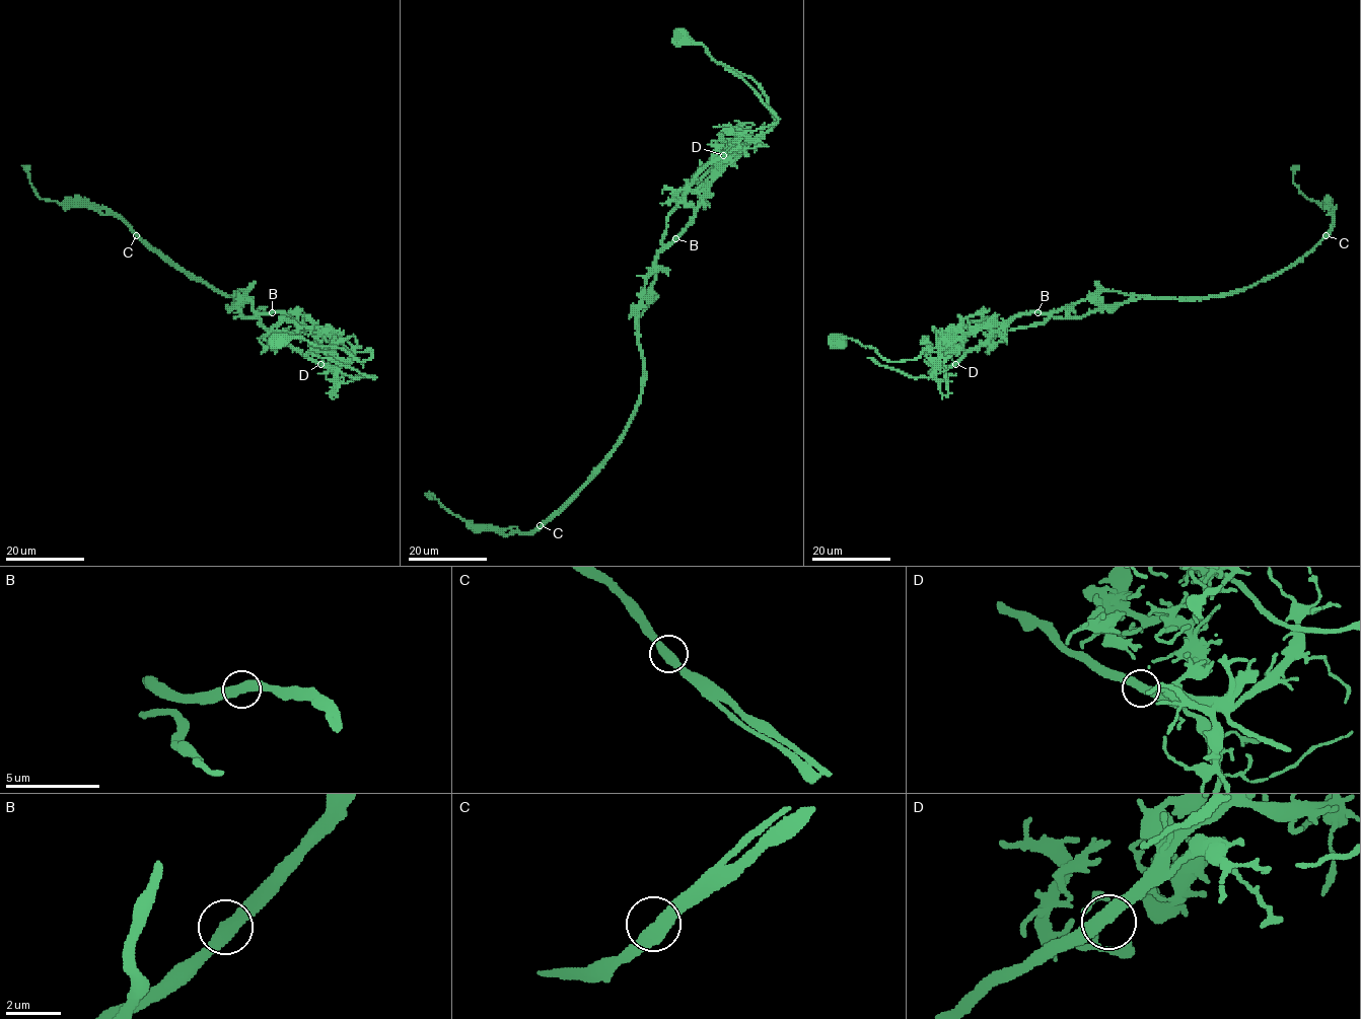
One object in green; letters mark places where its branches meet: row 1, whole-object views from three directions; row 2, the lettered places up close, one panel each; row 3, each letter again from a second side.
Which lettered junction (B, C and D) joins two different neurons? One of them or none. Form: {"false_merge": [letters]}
{"false_merge": ["C"]}

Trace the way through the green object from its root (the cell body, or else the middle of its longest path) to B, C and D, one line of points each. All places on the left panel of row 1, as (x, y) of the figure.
B: (275, 341), (301, 338), (359, 361), (372, 354), (352, 352), (272, 312)
C: (275, 341), (301, 338), (359, 361), (372, 354), (287, 314), (244, 318), (238, 297), (175, 268), (136, 234)
D: (275, 341), (301, 338), (359, 361), (372, 352), (352, 352), (340, 367), (320, 364)

